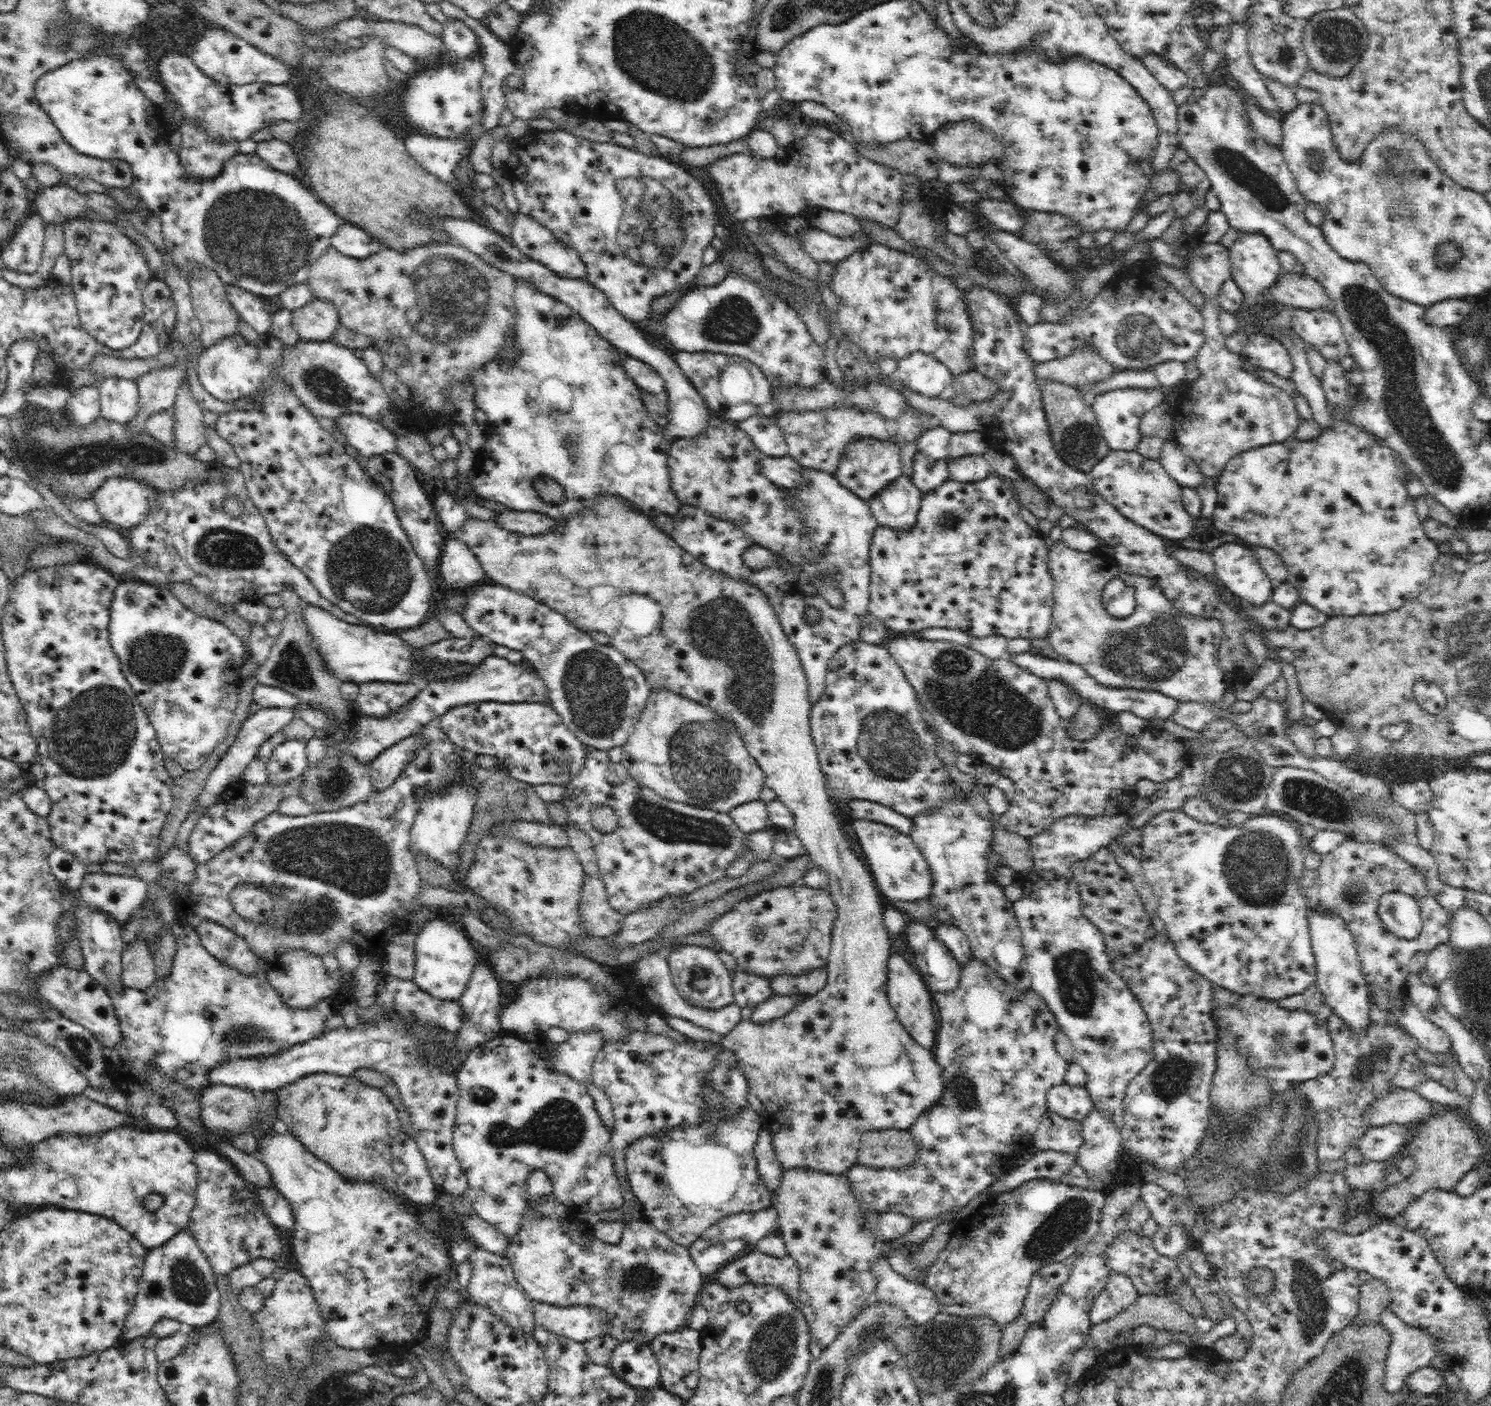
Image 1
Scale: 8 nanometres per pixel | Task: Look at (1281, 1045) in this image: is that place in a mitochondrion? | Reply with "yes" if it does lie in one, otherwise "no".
yes

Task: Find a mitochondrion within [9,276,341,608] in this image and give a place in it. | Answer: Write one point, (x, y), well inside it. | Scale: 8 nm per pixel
(82, 460)

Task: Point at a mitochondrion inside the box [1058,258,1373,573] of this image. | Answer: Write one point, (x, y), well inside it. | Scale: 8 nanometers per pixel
(1137, 336)

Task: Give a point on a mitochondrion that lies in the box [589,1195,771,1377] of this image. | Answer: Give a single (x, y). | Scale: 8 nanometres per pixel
(638, 1279)

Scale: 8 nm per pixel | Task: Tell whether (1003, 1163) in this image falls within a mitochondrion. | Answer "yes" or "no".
no

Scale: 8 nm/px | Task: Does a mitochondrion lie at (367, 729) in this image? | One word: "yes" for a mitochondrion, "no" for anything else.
no

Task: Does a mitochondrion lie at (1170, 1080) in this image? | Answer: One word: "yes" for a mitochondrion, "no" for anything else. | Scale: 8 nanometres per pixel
yes

